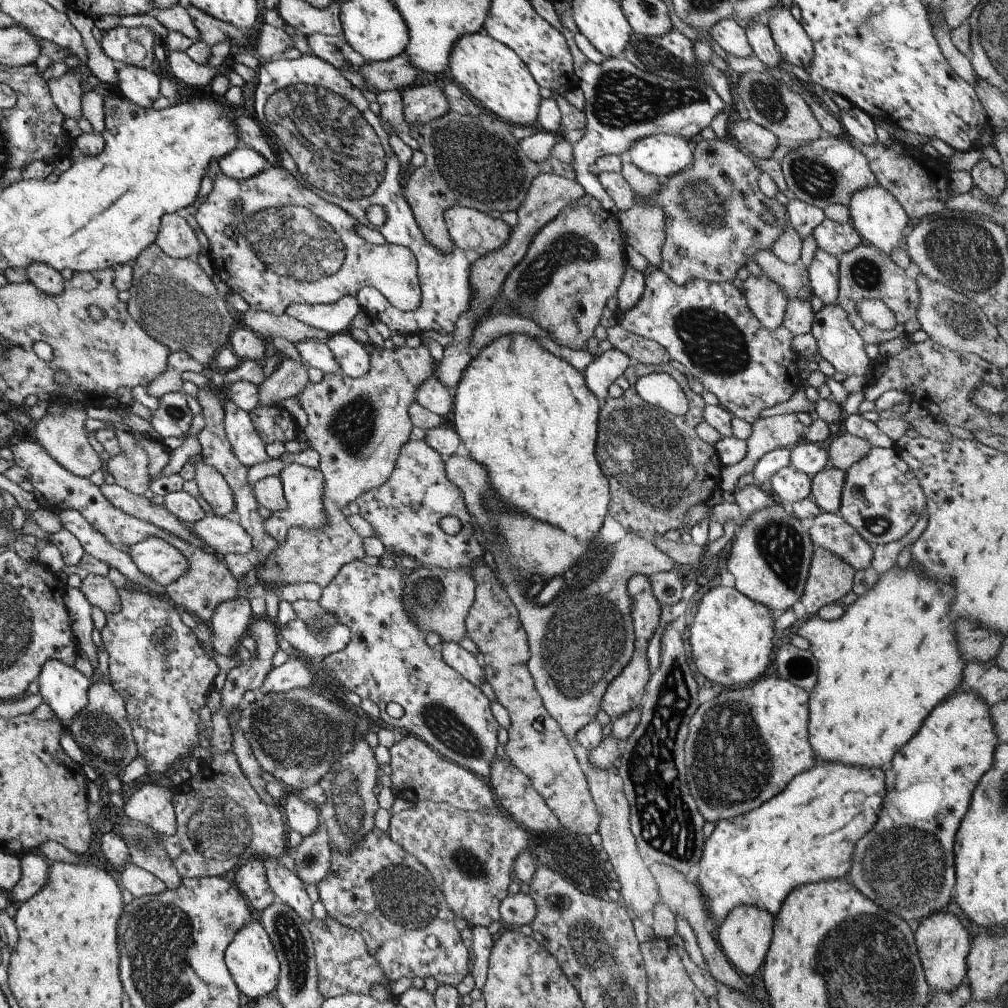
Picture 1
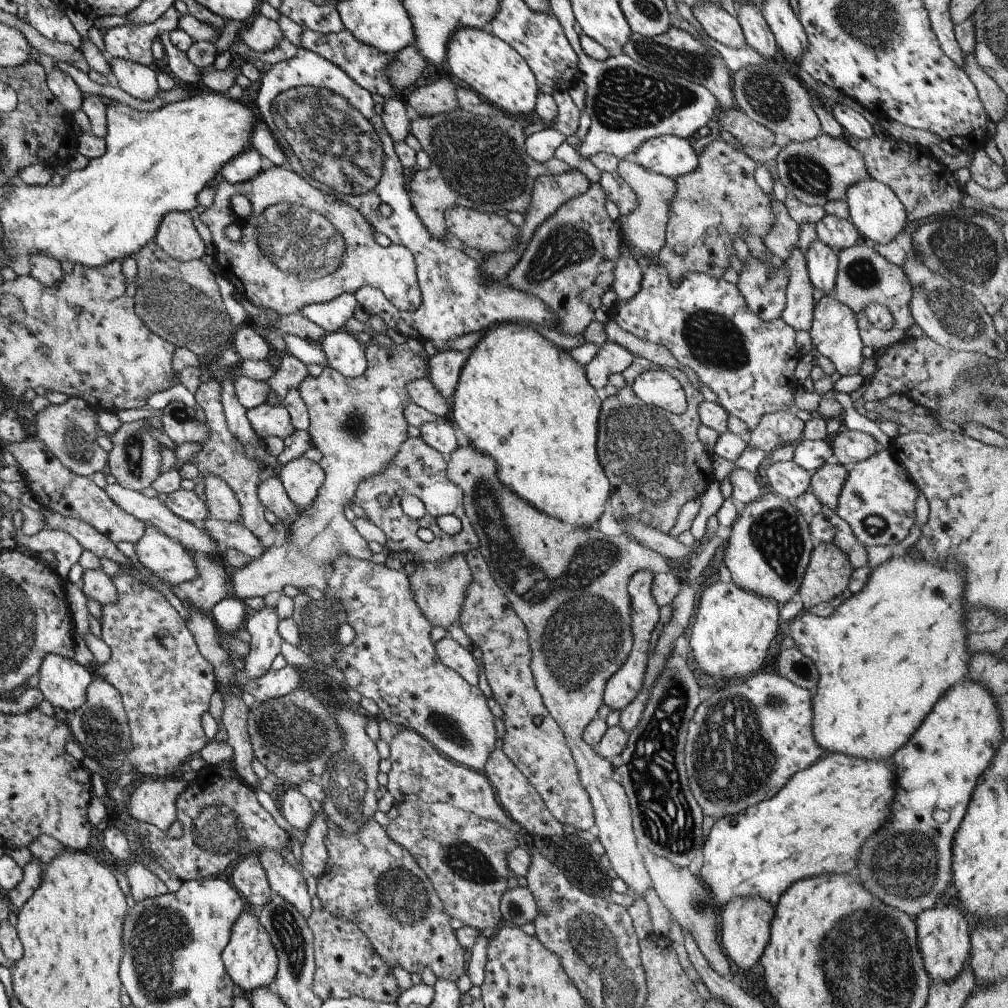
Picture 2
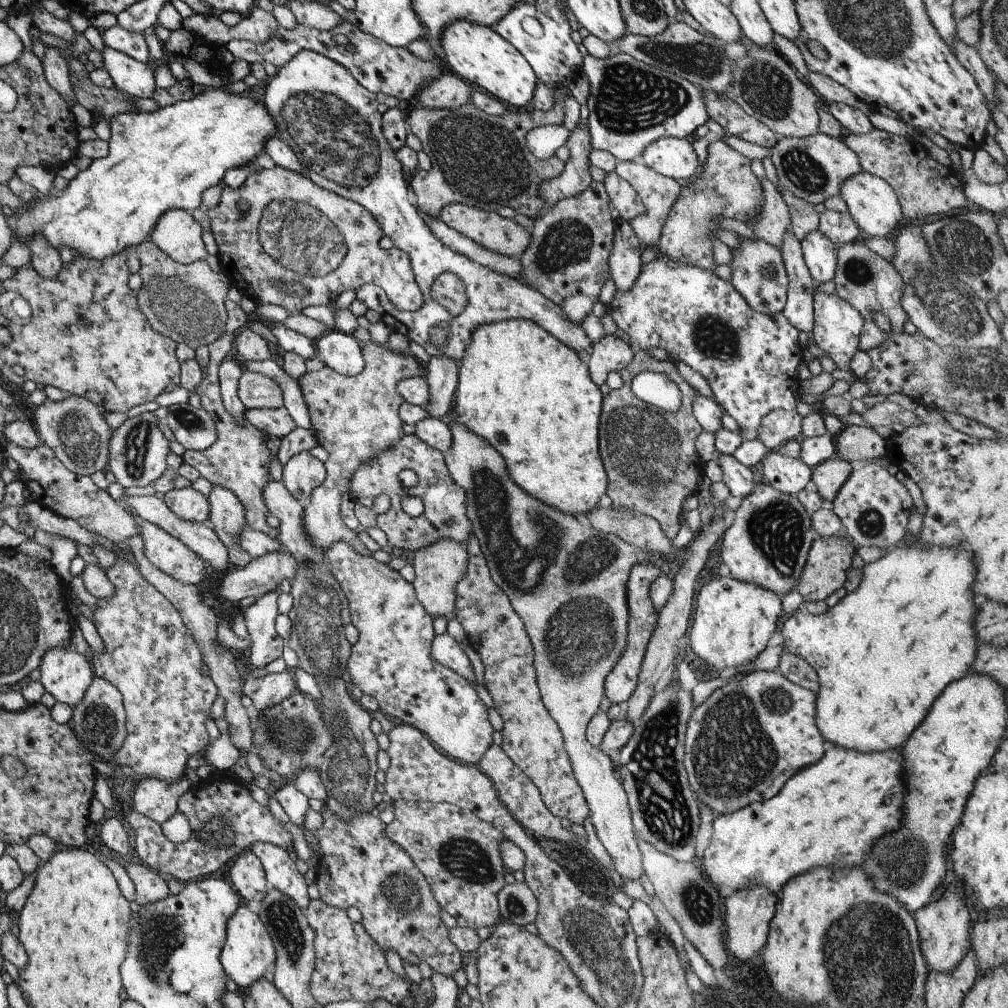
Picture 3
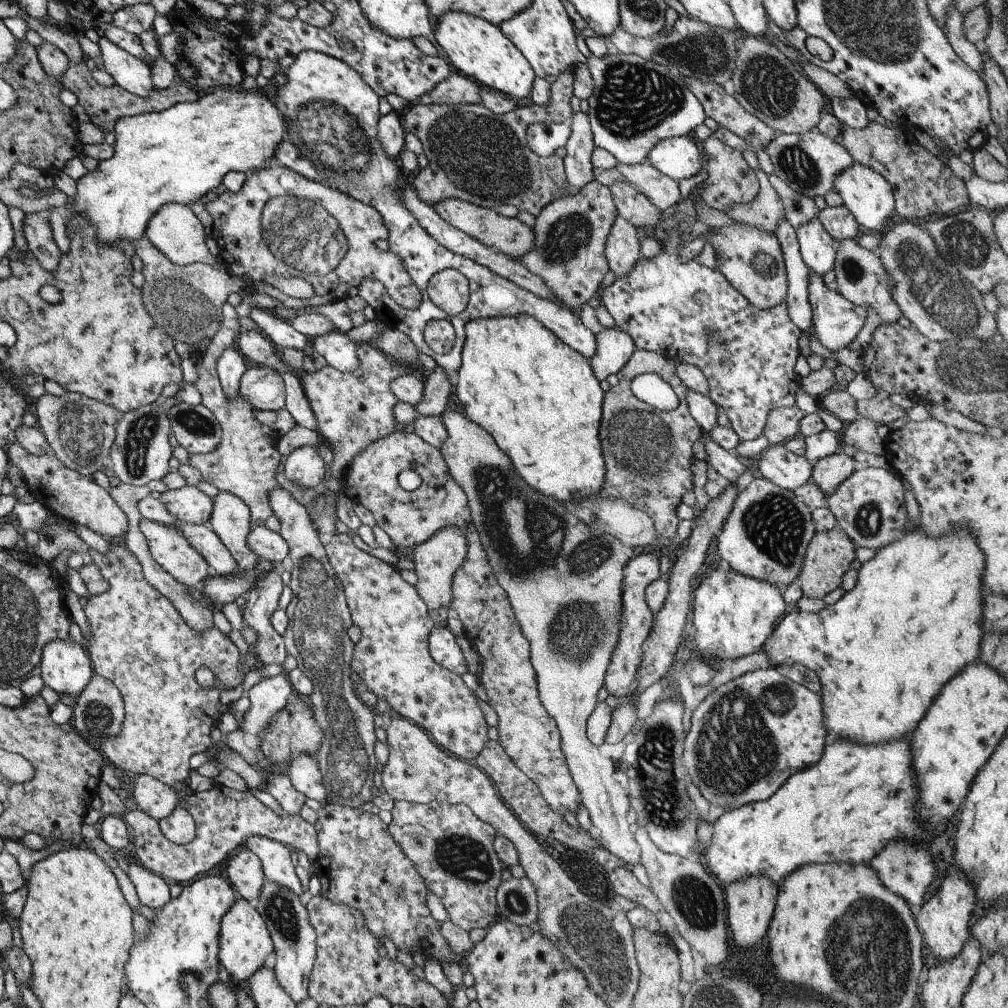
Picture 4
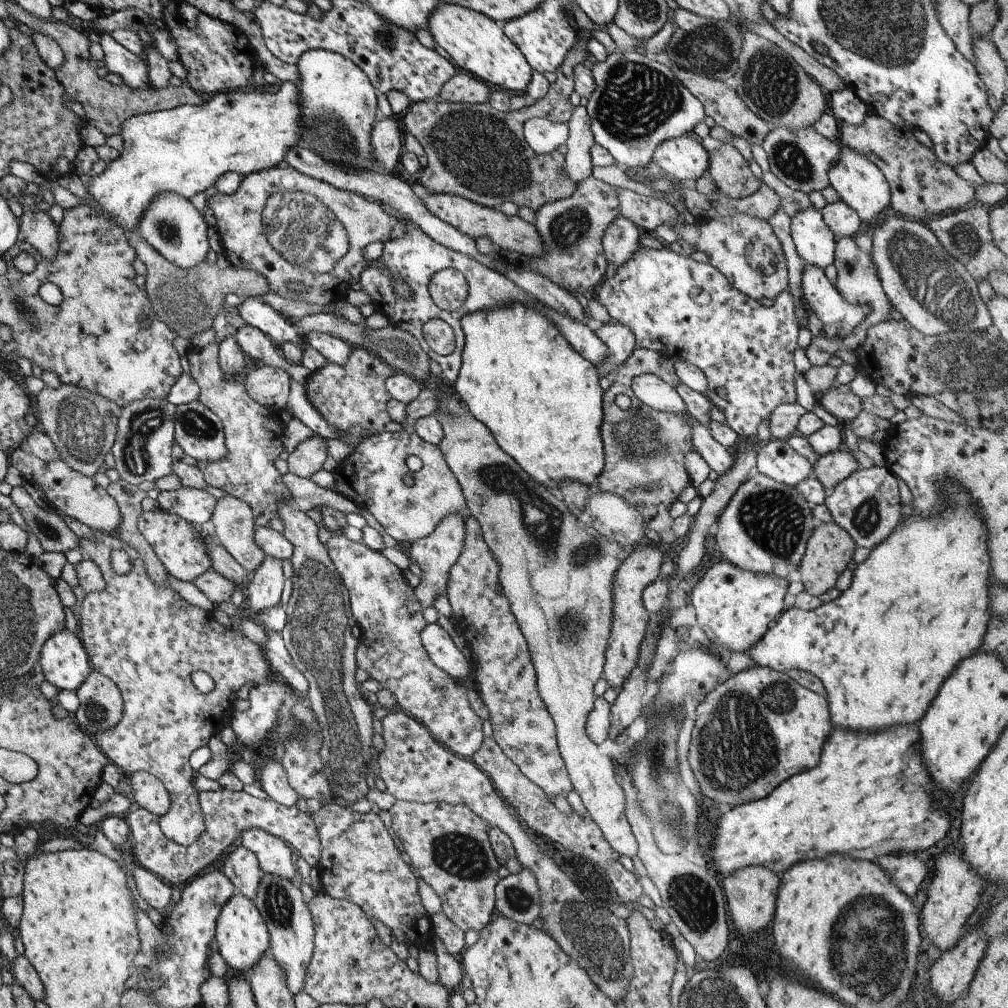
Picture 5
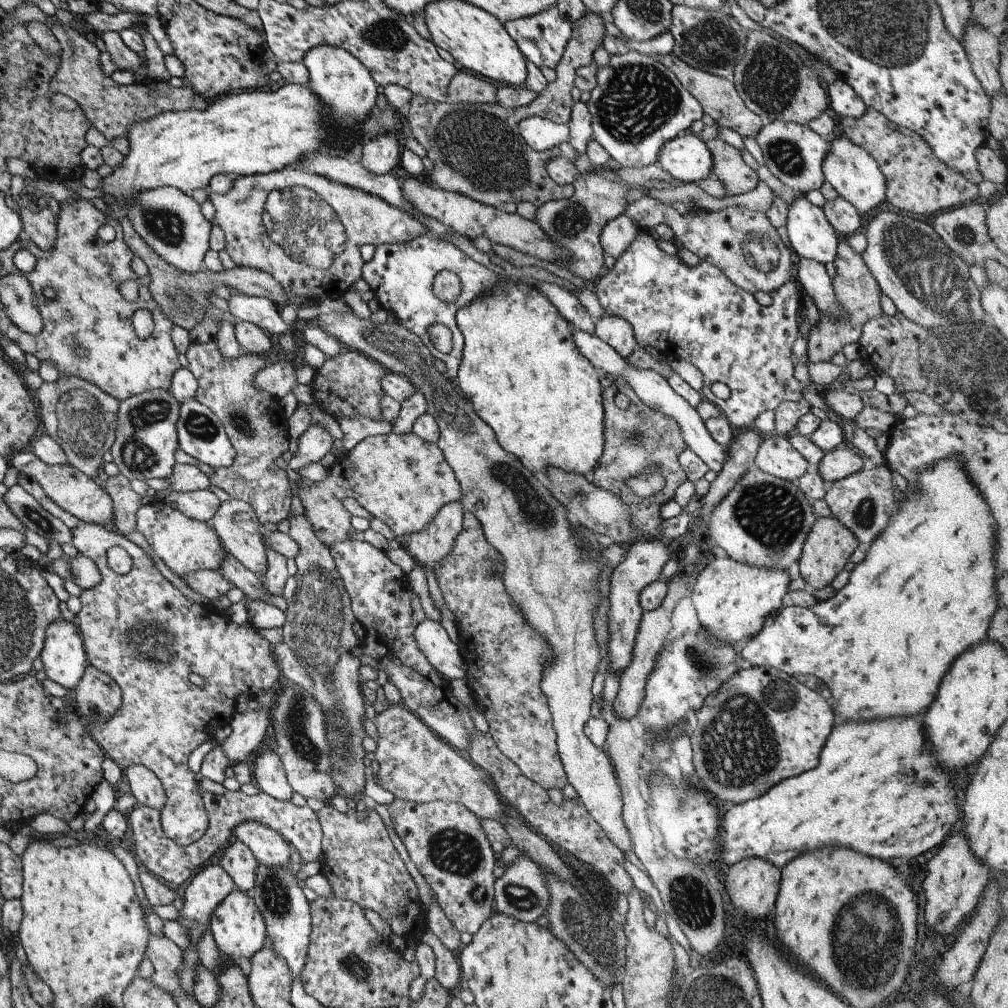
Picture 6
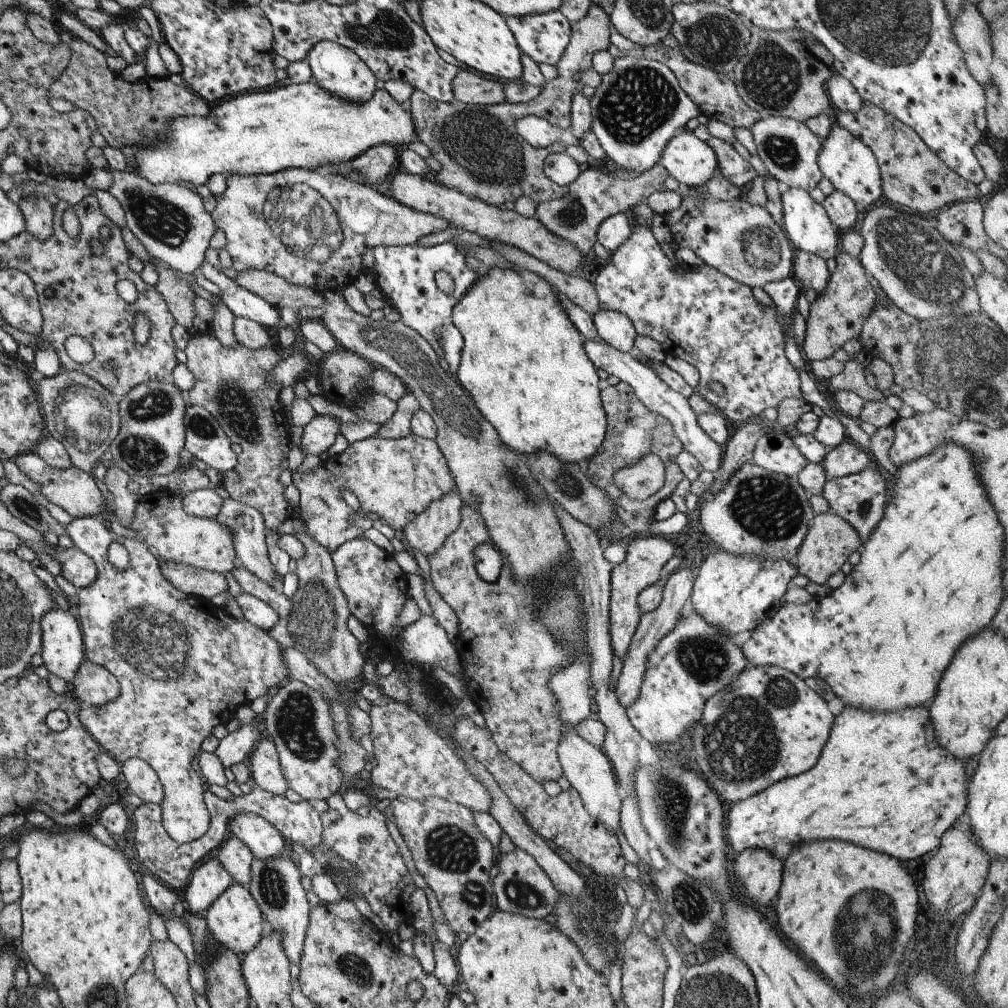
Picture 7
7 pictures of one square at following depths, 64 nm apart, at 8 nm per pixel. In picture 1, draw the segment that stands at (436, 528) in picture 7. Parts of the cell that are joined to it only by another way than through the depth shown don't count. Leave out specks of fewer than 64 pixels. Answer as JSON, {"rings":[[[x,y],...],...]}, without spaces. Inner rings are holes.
{"rings":[[[417,566],[406,572],[401,588],[401,602],[405,612],[409,614],[409,618],[413,618],[415,626],[419,626],[419,630],[423,630],[425,635],[428,632],[439,634],[442,642],[459,642],[465,636],[465,616],[471,602],[473,602],[475,583],[470,570],[459,568],[459,570],[445,570],[443,568]]]}

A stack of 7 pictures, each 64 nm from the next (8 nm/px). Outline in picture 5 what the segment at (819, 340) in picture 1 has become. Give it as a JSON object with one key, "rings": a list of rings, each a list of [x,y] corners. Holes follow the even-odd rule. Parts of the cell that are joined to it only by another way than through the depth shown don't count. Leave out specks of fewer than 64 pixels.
{"rings":[[[803,264],[801,294],[807,307],[819,318],[820,332],[827,338],[843,338],[865,318],[865,309],[845,302],[819,266]]]}

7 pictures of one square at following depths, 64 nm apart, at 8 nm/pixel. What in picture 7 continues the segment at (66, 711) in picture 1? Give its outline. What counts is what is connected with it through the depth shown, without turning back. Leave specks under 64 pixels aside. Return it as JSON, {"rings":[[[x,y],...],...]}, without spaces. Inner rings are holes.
{"rings":[[[54,605],[40,618],[42,665],[49,674],[63,678],[67,685],[83,662],[83,640],[79,624],[68,610]]]}

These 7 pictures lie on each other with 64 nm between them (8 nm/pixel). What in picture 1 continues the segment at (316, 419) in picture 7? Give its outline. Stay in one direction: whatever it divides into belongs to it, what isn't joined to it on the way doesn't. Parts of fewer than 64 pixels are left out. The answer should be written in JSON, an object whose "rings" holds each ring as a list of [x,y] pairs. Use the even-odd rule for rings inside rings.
{"rings":[[[297,463],[283,465],[278,474],[282,490],[287,502],[285,510],[270,512],[269,518],[263,521],[263,530],[278,544],[285,540],[285,534],[291,528],[305,528],[305,530],[321,530],[325,526],[325,510],[321,506],[323,495],[323,475],[318,468],[310,468]]]}

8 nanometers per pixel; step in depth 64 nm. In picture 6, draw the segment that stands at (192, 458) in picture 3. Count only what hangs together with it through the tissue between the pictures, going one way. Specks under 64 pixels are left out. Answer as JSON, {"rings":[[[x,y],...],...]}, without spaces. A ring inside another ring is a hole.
{"rings":[[[214,340],[205,343],[191,341],[184,355],[187,359],[187,369],[191,371],[197,383],[193,399],[199,404],[207,406],[216,415],[219,422],[224,426],[225,434],[231,446],[233,446],[233,450],[235,450],[233,464],[227,466],[227,468],[214,468],[208,482],[213,486],[217,486],[217,488],[221,488],[232,498],[246,502],[257,514],[257,522],[261,524],[263,531],[277,531],[277,524],[290,514],[289,502],[292,496],[291,486],[287,482],[285,471],[280,470],[275,464],[279,456],[287,457],[289,443],[287,420],[283,417],[277,404],[268,395],[253,386],[255,374],[261,372],[269,364],[269,360],[266,362],[264,356],[257,356],[257,354],[246,351],[241,352],[237,358],[227,360],[227,358],[221,356]]]}

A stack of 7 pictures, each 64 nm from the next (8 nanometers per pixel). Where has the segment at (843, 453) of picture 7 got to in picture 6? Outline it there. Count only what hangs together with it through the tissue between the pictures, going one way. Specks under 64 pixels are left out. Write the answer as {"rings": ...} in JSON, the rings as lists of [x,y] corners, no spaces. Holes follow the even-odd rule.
{"rings":[[[846,442],[824,453],[816,468],[825,484],[837,482],[864,466],[862,456]]]}

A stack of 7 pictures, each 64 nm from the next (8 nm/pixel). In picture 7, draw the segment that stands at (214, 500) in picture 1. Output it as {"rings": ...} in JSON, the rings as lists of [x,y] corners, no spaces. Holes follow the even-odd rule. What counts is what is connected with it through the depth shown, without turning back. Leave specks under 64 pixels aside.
{"rings":[[[225,499],[221,503],[216,518],[217,522],[221,522],[221,526],[227,526],[227,530],[231,534],[233,550],[235,550],[239,566],[247,570],[249,574],[253,574],[257,580],[261,580],[261,582],[265,582],[270,586],[274,585],[278,579],[271,562],[269,562],[265,544],[265,528],[261,514],[254,508],[241,504],[239,501]]]}

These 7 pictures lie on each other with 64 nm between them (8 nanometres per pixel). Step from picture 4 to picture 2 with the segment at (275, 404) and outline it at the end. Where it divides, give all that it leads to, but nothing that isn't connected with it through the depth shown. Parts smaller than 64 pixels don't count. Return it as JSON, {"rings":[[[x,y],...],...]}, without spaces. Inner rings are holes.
{"rings":[[[247,376],[236,377],[233,382],[235,398],[245,410],[255,408],[259,404],[278,404],[276,395],[269,390],[265,380],[253,380]]]}

